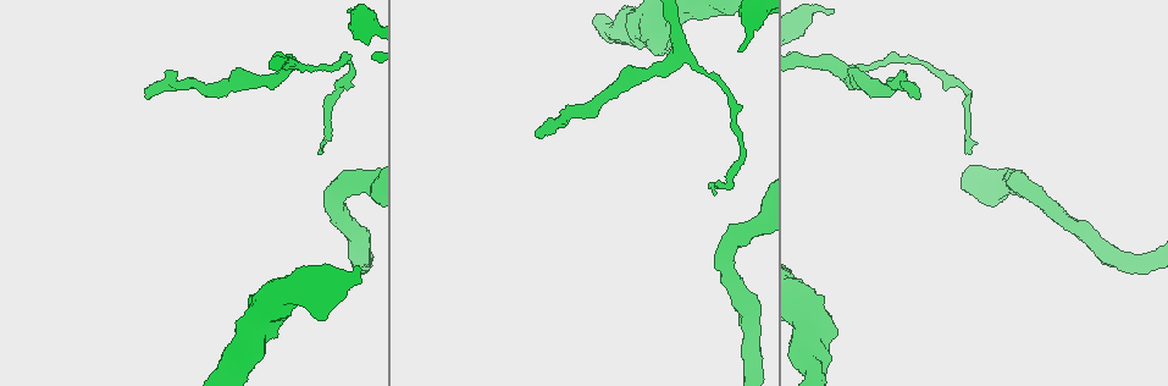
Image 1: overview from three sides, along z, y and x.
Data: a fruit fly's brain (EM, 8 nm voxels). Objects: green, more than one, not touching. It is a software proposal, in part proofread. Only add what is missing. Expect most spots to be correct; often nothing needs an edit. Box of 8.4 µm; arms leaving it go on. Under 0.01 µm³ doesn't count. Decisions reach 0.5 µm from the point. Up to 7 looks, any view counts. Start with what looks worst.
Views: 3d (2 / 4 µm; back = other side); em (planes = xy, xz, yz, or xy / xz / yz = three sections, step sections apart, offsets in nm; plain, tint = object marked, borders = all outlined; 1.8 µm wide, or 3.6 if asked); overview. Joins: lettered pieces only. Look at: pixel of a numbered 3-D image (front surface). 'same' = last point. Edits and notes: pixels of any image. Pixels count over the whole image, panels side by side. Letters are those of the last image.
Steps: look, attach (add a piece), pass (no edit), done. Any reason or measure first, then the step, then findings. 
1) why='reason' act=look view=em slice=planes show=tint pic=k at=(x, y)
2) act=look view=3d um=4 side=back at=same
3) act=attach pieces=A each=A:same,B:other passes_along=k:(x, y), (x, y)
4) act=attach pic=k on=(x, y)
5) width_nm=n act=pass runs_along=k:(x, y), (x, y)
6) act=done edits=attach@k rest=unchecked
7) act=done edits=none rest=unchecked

why='long arm stops here' act=look view=em slice=planes show=borders pic=1 at=(709, 185)

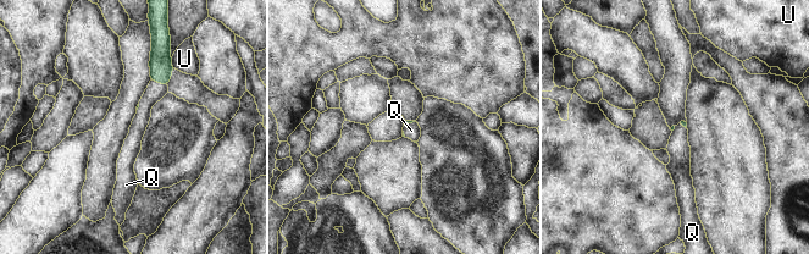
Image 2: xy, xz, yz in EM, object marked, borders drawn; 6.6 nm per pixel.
act=attach pieces=Q each=Q:same,U:other found='it goes on there'

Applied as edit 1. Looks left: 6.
act=look view=3d um=2 pic=1 at=(285, 77)

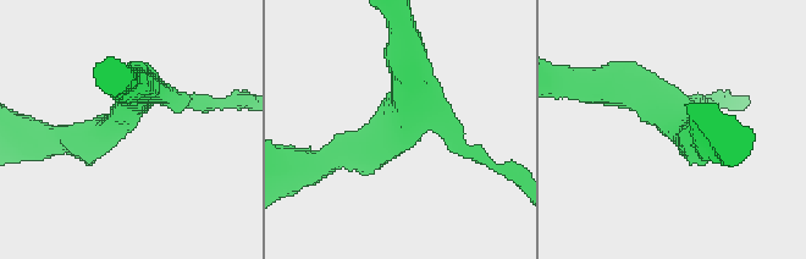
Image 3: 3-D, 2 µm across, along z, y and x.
arms=3 why='shape alone is not enough' act=look view=em slice=planes show=borders pic=3 at=(123, 119)

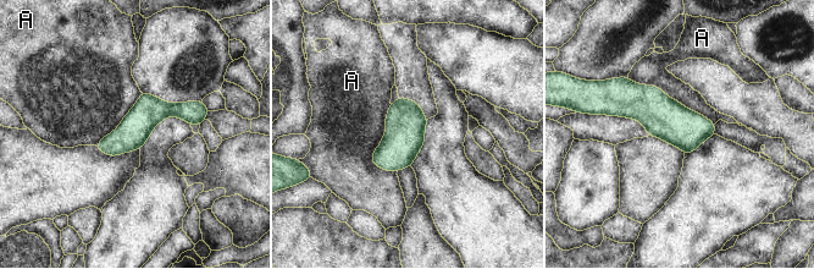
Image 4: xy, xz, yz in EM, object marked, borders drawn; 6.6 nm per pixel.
width_nm=200 act=pass each=A:other border=4:(627, 76), (657, 86), (714, 124) found='none of them fits'

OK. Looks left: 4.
why='thin neck' act=look view=3d um=2 pic=1 at=(737, 138)

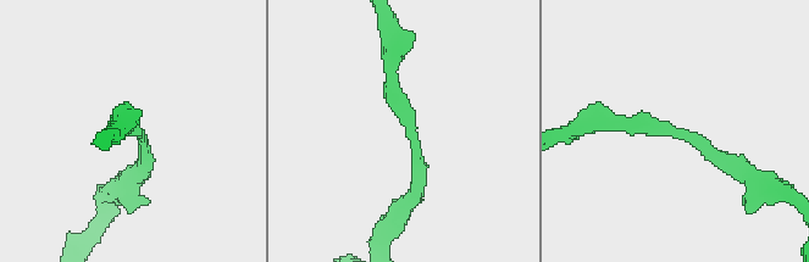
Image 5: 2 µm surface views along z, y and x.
arm_widths_nm=180,190 why='now the EM' act=look view=em slice=xy step=16 show=borders pic=5 at=(407, 133)

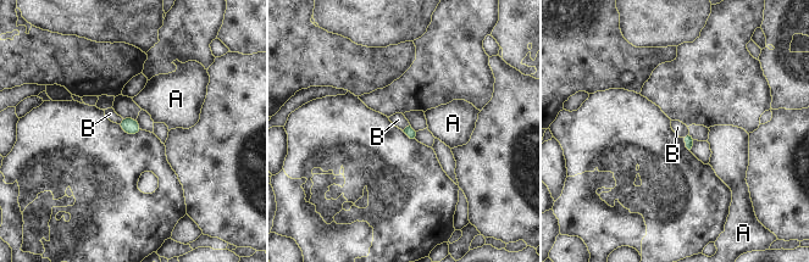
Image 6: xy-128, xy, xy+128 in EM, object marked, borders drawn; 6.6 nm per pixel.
longest_contact=B:60nm act=pass each=A:other,B:other border=6:(688, 130), (682, 137) found='no lettered piece goes on from it'

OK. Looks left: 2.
act=done edits=attach@2 rest=unchecked

